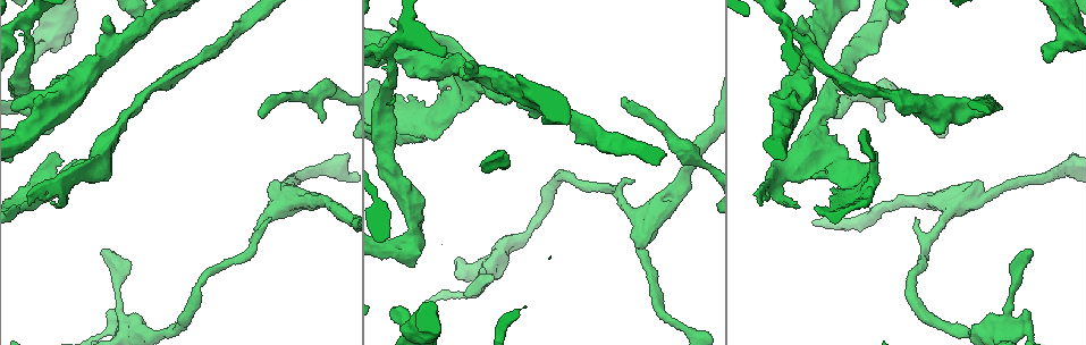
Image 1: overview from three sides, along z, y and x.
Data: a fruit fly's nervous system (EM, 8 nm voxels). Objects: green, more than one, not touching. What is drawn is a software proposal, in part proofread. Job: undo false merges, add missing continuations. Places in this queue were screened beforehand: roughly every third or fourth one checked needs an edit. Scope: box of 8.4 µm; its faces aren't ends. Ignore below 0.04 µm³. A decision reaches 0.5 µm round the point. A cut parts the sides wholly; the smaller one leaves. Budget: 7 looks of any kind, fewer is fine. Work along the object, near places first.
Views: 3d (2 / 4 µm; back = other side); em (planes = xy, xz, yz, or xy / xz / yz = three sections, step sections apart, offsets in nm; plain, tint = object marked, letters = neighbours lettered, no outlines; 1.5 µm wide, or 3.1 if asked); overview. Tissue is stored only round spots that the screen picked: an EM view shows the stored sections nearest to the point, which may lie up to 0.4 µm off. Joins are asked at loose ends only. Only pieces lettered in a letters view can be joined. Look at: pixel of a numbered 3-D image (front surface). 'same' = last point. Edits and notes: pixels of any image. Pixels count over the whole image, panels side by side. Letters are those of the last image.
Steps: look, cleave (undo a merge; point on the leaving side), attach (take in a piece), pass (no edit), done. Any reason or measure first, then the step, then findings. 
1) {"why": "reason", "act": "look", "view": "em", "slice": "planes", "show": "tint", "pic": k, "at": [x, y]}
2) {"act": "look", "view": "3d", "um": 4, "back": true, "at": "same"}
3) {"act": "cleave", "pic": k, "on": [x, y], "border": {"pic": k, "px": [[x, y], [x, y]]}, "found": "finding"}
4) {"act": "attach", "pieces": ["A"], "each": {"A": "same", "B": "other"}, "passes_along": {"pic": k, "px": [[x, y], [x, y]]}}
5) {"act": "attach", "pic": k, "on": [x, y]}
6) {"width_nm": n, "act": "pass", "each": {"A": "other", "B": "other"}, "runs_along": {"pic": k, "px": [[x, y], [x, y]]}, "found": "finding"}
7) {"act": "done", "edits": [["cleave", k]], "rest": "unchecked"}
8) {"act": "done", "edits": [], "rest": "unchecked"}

{"why": "branch stops here", "act": "look", "view": "em", "um": 3.1, "slice": "planes", "show": "letters", "pic": 1, "at": [878, 44]}

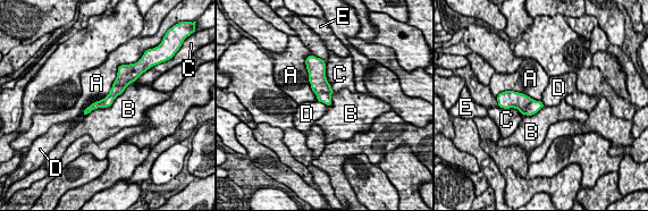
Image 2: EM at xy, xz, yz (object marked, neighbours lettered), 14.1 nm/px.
{"act": "pass", "each": {"A": "other", "B": "other", "C": "other", "D": "other", "E": "other"}, "found": "none of them fits"}

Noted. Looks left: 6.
{"why": "branch stops here", "act": "look", "view": "em", "slice": "planes", "show": "letters", "pic": 1, "at": [801, 17]}

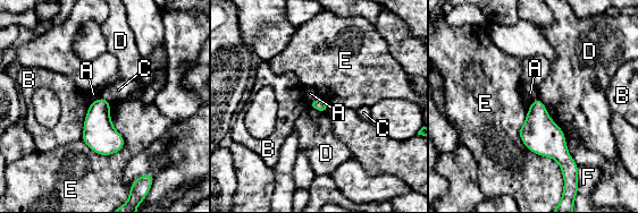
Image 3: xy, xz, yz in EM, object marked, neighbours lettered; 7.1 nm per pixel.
{"act": "pass", "each": {"A": "other", "B": "other", "C": "other", "D": "other", "E": "other", "F": "other"}, "border": {"pic": 3, "px": [[318, 98], [309, 102]]}, "found": "none of them fits"}

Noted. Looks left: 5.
{"act": "look", "view": "em", "slice": "planes", "show": "letters", "pic": 1, "at": [395, 24]}

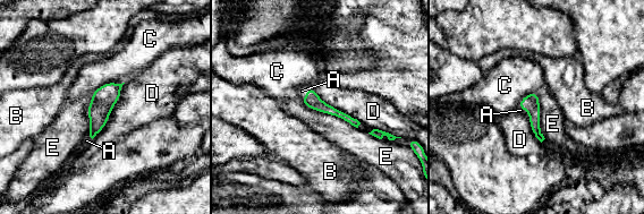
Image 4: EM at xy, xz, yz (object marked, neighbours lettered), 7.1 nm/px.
{"longest_contact_nm": ["D", 480], "act": "attach", "pieces": ["A"], "each": {"A": "same", "B": "other", "C": "other", "D": "other", "E": "other"}, "passes_along": {"pic": 4, "px": [[311, 100], [307, 93], [302, 91]]}, "found": "it goes on there"}

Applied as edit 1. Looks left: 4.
{"act": "done", "edits": [["attach", 4]], "rest": "unchecked"}

